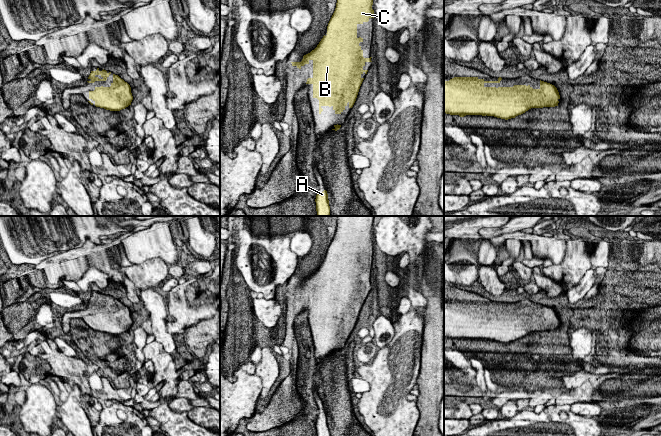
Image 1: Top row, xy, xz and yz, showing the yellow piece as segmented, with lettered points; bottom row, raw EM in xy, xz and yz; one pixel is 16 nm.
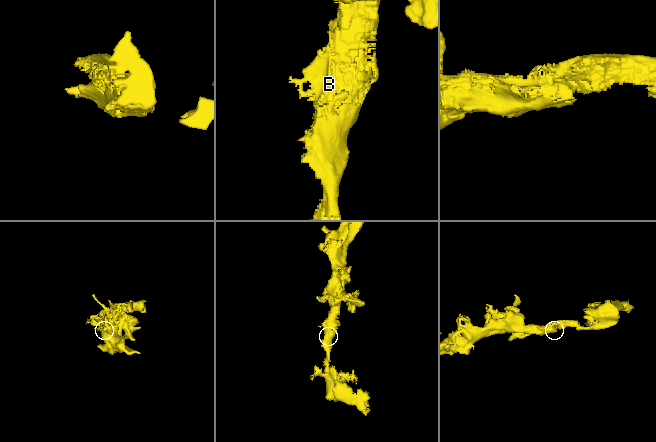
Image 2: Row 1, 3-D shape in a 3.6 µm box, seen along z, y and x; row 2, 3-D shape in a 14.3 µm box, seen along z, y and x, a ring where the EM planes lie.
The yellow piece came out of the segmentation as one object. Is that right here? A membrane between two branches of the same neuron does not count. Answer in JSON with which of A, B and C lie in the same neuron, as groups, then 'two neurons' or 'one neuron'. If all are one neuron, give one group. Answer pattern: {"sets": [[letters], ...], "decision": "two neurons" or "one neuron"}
{"sets": [["A", "B", "C"]], "decision": "one neuron"}

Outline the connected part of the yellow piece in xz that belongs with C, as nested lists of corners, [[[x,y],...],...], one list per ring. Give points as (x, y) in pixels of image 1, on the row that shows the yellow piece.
[[[337,0],[327,26],[327,35],[323,36],[314,50],[303,56],[301,62],[291,62],[292,66],[301,69],[310,60],[313,61],[313,77],[308,78],[306,84],[313,85],[313,98],[319,100],[319,114],[323,111],[322,106],[332,106],[335,114],[341,114],[347,105],[352,108],[356,101],[364,80],[361,75],[368,72],[363,67],[366,62],[372,62],[372,57],[363,57],[363,50],[359,45],[363,38],[357,37],[357,25],[374,18],[372,5],[373,0]]]

